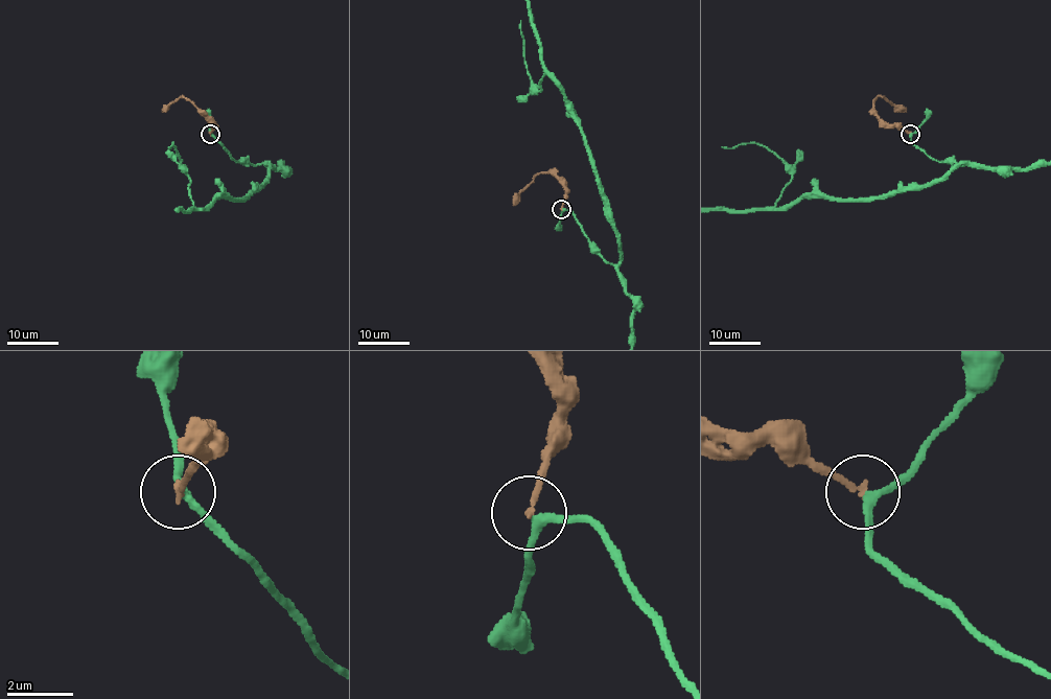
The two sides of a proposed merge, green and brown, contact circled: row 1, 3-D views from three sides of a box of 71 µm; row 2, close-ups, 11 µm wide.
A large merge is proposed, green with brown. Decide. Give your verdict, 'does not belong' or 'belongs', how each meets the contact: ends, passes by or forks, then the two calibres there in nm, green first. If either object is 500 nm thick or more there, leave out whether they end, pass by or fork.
belongs; green passes by; brown ends there; 220 nm thick on the green side, 190 nm on the other

